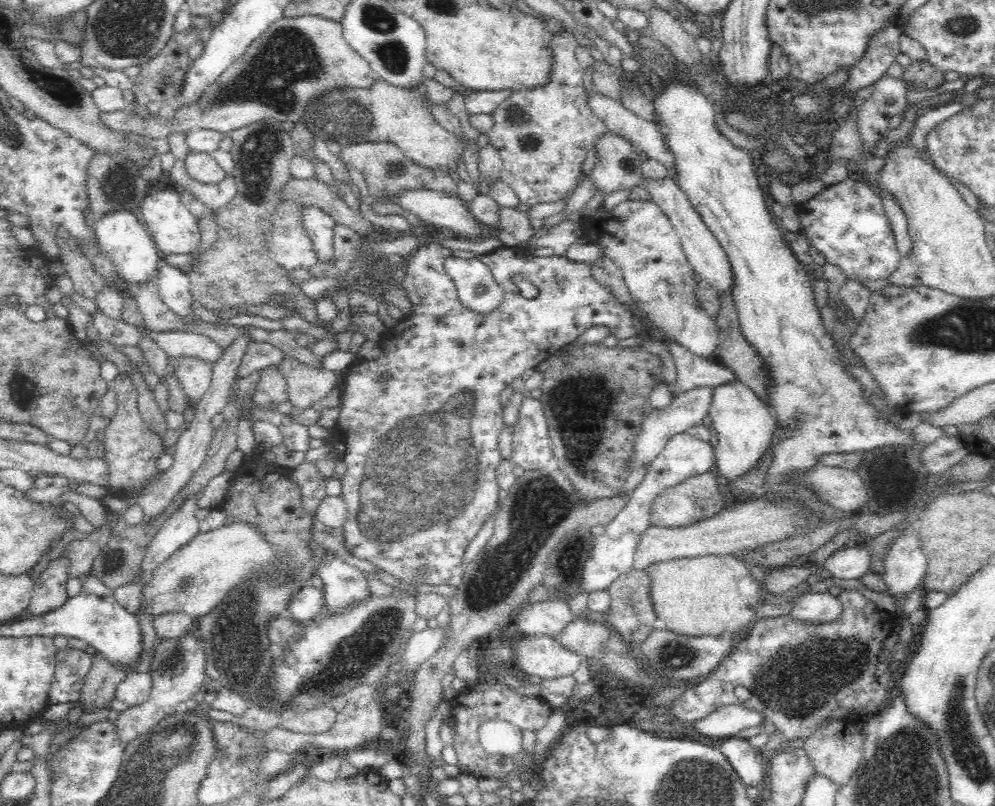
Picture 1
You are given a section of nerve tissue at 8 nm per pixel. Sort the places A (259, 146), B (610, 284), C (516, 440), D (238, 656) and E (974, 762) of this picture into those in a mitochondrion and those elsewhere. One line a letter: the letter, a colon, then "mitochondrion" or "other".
A: mitochondrion
B: mitochondrion
C: other
D: mitochondrion
E: mitochondrion

